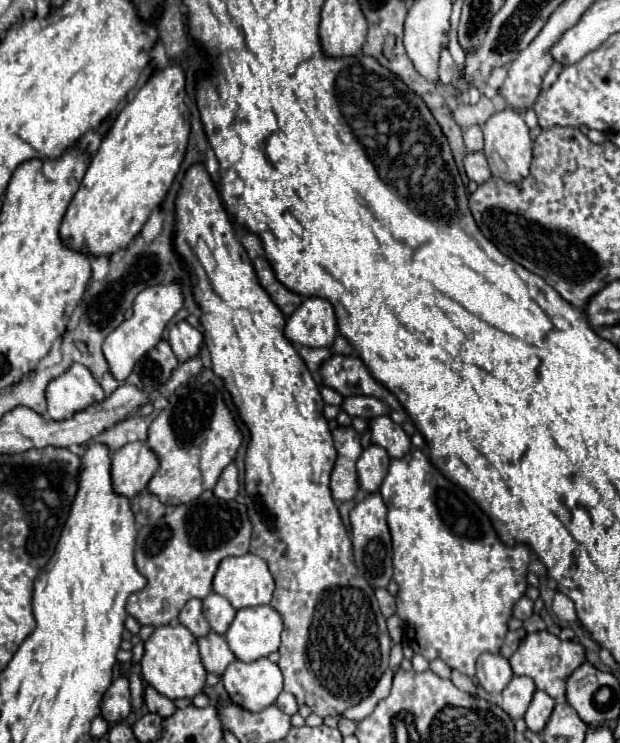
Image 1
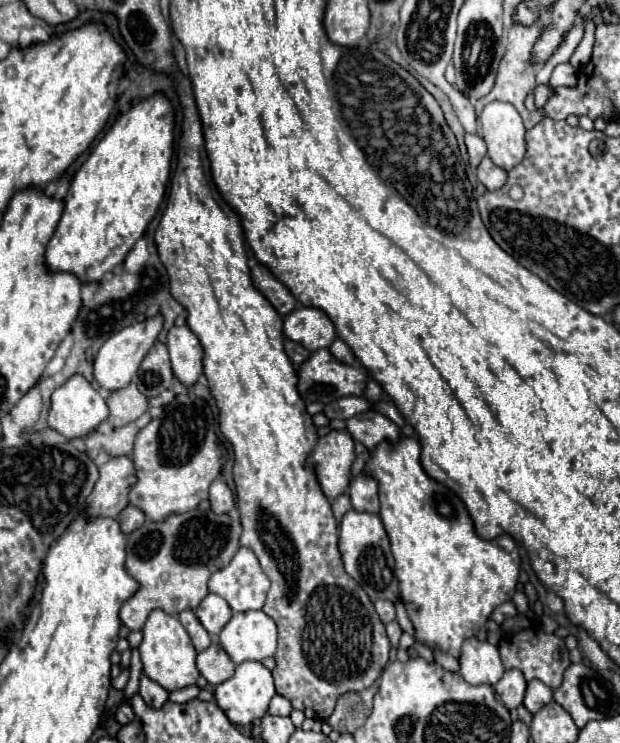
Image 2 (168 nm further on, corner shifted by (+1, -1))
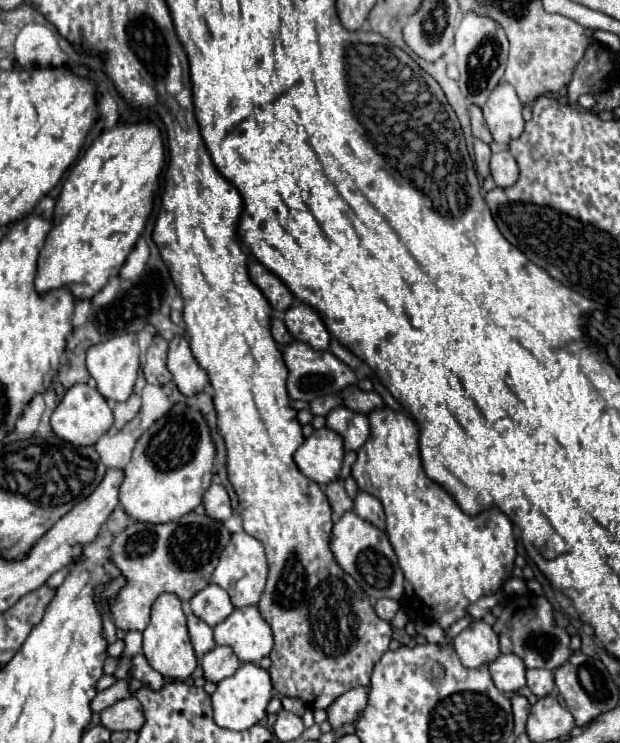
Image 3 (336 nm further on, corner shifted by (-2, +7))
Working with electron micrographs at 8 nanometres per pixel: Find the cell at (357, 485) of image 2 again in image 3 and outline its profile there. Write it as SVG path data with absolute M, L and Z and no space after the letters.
M359 490L357 496L355 496L355 512L357 512L361 518L365 518L365 520L369 520L371 524L375 524L377 528L385 530L383 506L381 506L381 502L379 502L375 496Z

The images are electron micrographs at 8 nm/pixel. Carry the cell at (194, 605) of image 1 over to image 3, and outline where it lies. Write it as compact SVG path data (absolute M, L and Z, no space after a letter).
M191 612L187 614L187 628L189 628L189 636L191 636L191 642L193 642L195 654L197 654L199 658L215 646L213 630L211 630L201 618L197 618L197 616L191 614Z

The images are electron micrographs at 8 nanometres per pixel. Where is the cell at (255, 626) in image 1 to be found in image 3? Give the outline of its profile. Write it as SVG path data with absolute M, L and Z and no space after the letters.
M257 606L235 608L213 632L215 642L233 648L241 662L259 662L273 650L273 632Z

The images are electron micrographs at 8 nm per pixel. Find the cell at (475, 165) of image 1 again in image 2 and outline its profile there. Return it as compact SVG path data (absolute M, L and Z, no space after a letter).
M488 156L480 162L480 166L478 166L478 170L476 170L476 176L478 176L478 180L480 180L488 190L498 190L498 188L502 188L502 186L506 184L506 178L508 178L506 170L500 168L500 166L496 166Z

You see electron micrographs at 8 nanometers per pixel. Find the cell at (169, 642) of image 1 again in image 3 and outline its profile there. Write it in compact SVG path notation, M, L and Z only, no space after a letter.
M161 594L151 608L151 622L143 630L143 654L147 662L161 672L165 678L187 680L197 668L197 656L189 640L189 632L185 626L185 614L181 608L181 600L175 594Z

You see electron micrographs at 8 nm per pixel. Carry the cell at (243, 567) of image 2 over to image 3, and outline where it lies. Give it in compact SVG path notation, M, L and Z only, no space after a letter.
M237 532L231 536L231 542L223 550L219 558L219 566L215 568L211 576L211 582L229 592L235 608L243 608L243 606L253 606L259 602L263 588L265 588L267 572L269 572L269 564L263 552L263 544L245 532Z

